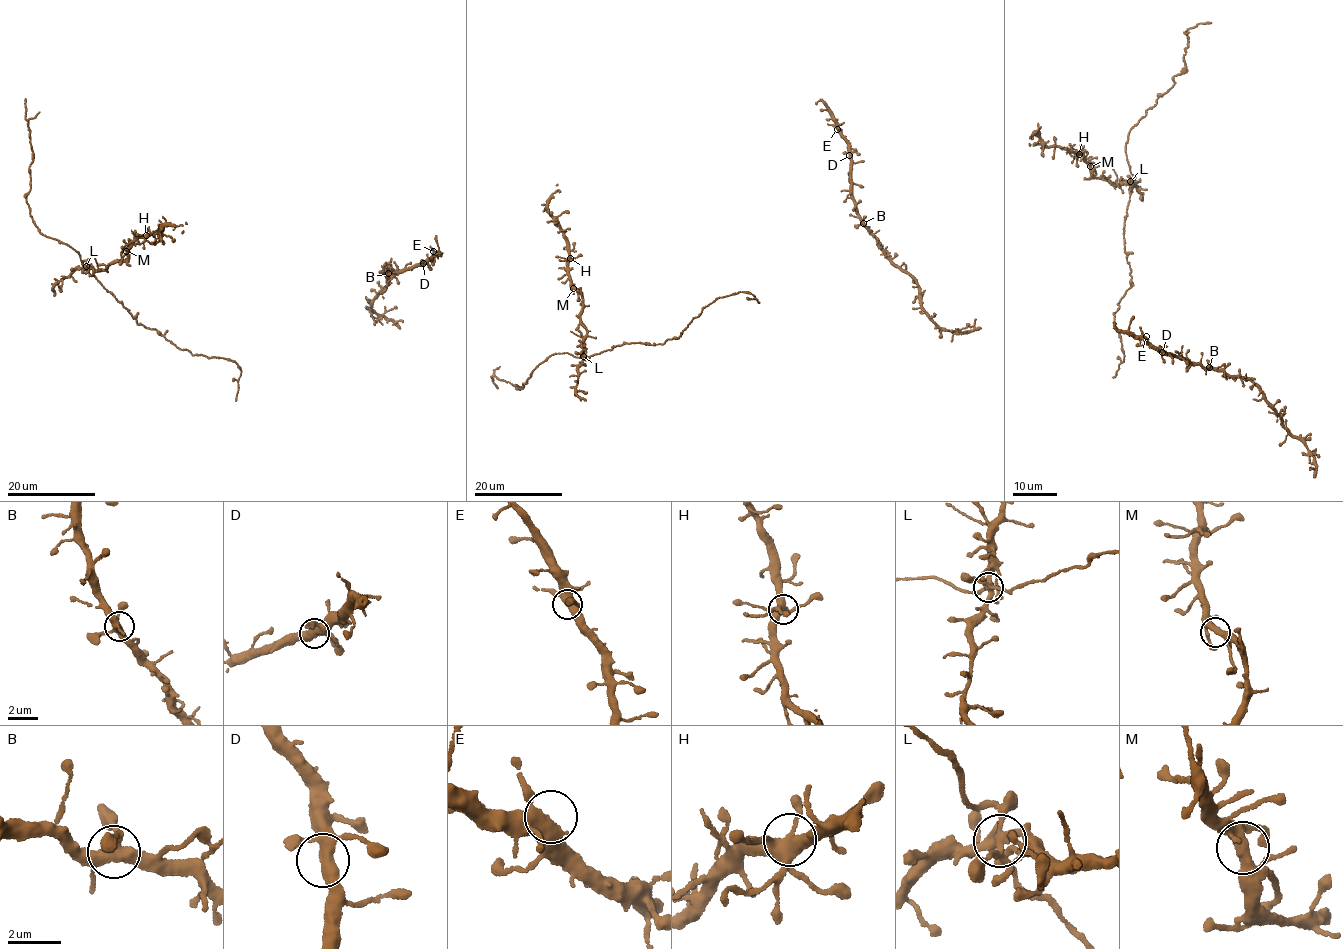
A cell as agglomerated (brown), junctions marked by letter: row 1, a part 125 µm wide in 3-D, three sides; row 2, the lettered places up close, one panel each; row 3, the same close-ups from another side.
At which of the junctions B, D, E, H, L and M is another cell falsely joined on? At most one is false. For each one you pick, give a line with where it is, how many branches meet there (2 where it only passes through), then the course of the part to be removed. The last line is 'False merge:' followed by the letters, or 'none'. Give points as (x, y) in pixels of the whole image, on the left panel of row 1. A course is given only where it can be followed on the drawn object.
False merge: none

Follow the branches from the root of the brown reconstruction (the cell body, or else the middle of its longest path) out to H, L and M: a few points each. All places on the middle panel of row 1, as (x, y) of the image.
H: (723, 297), (705, 306), (678, 337), (656, 344), (626, 342), (588, 357), (582, 299), (566, 274), (570, 258)
L: (723, 297), (705, 306), (678, 337), (656, 344), (626, 342), (598, 354), (582, 355)
M: (723, 297), (705, 306), (678, 337), (656, 344), (626, 342), (588, 357), (582, 299), (573, 288)

